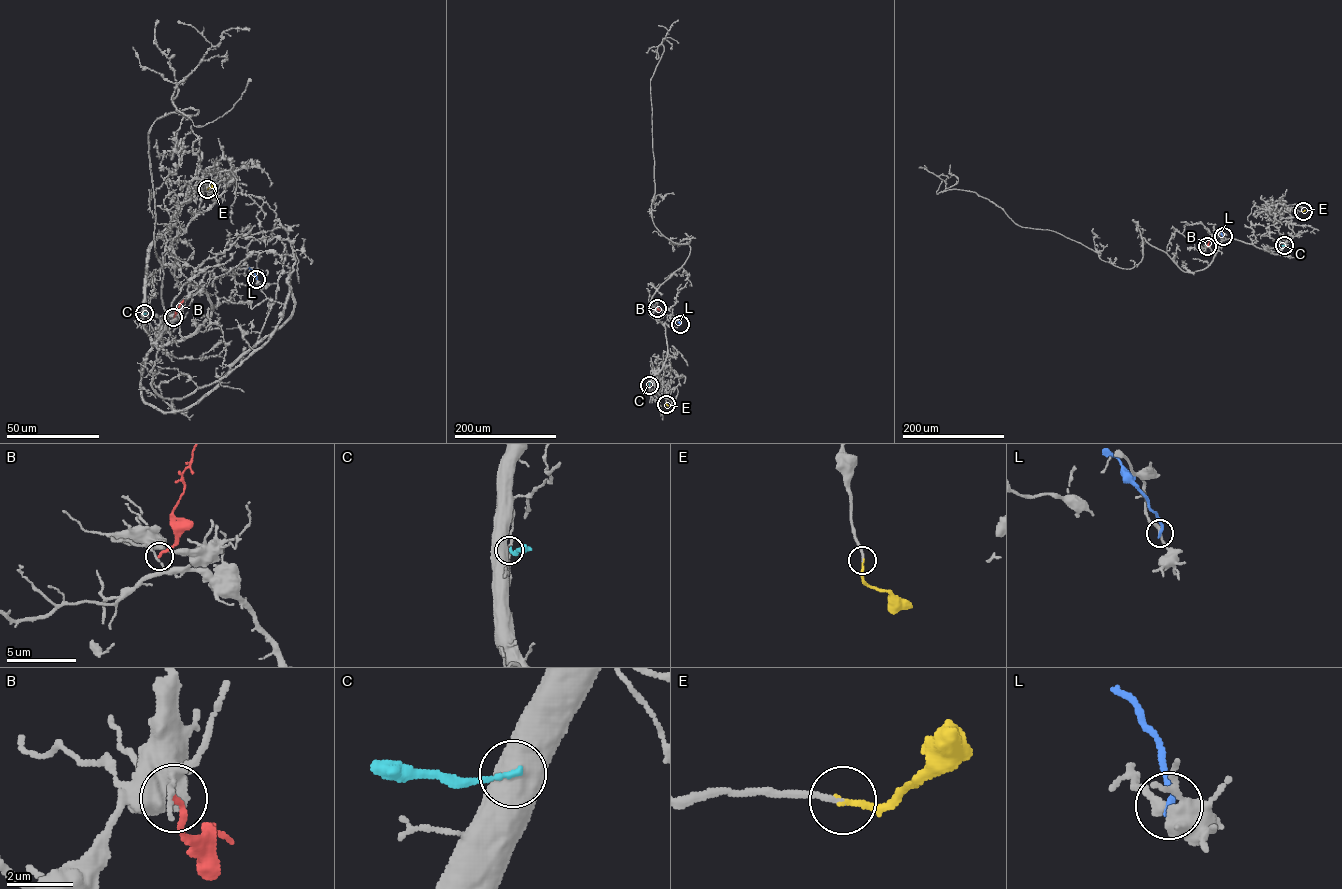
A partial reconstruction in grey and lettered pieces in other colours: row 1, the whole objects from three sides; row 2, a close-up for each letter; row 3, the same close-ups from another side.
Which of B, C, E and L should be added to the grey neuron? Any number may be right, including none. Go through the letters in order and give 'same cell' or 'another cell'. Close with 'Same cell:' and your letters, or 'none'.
B: another cell
C: another cell
E: same cell
L: another cell
Same cell: E

